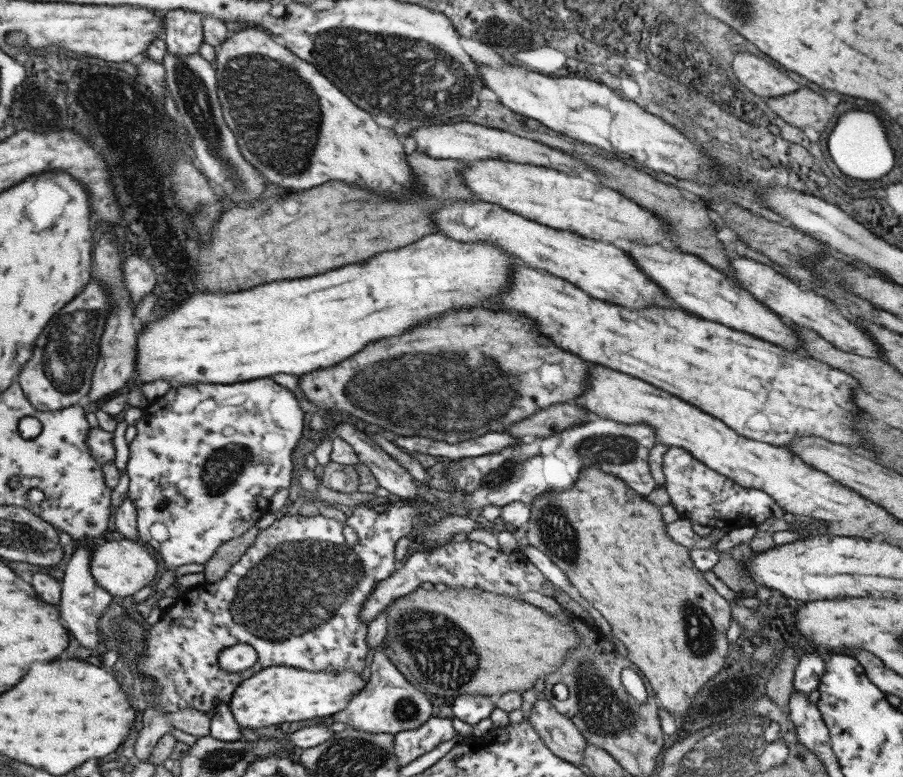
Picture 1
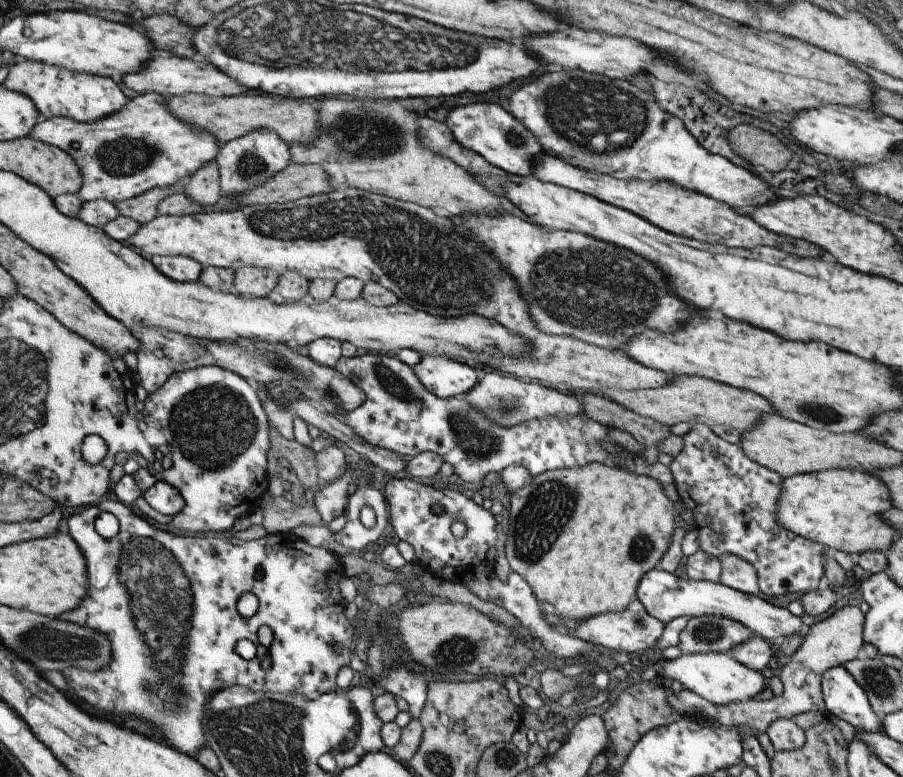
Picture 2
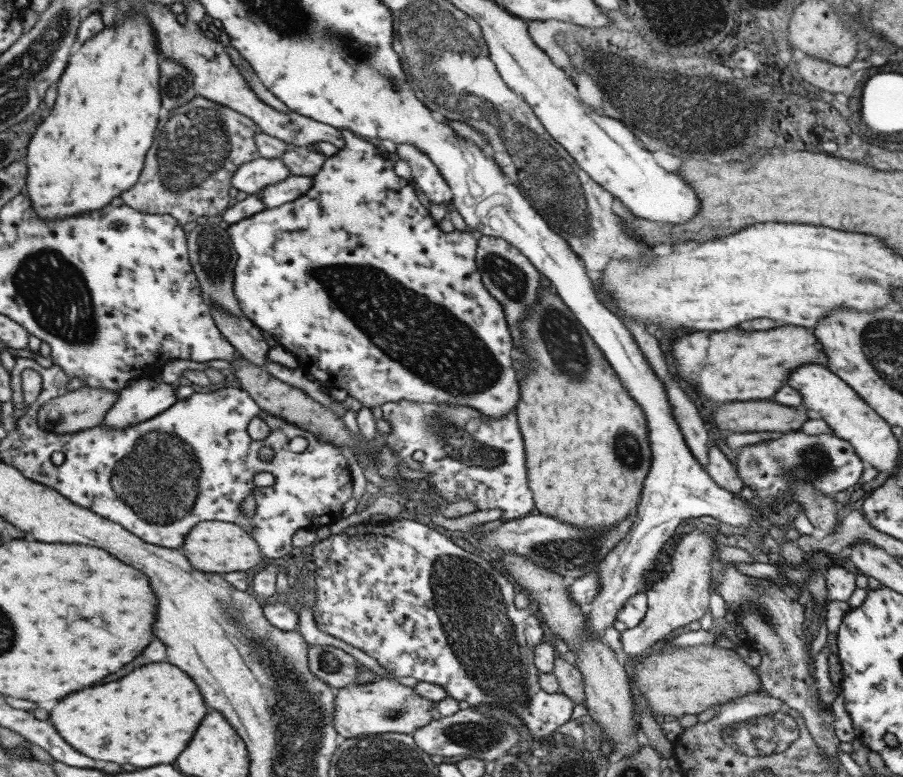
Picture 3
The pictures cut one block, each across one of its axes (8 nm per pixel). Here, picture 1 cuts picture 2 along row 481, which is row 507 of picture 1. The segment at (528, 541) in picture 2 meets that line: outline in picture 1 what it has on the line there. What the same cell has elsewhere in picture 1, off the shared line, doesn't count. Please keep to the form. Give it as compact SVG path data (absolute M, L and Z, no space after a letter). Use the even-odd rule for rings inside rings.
M590 466L590 468L584 468L578 474L578 480L574 482L574 486L570 490L566 490L566 492L546 492L546 494L538 496L530 504L527 536L530 545L544 553L558 566L566 574L568 580L578 590L582 598L586 599L598 612L602 612L602 616L608 620L608 624L612 624L616 638L628 648L628 658L636 664L639 672L642 672L648 683L650 683L651 690L660 708L670 712L678 722L680 722L680 718L686 718L688 710L693 706L694 696L702 690L706 682L716 676L726 665L731 646L731 643L726 638L726 632L728 632L728 627L732 620L731 602L722 598L706 581L704 574L694 566L690 559L689 550L676 544L667 536L660 508L655 504L650 504L646 496L634 494L632 488L626 482L622 482L618 476L606 474L606 472Z

